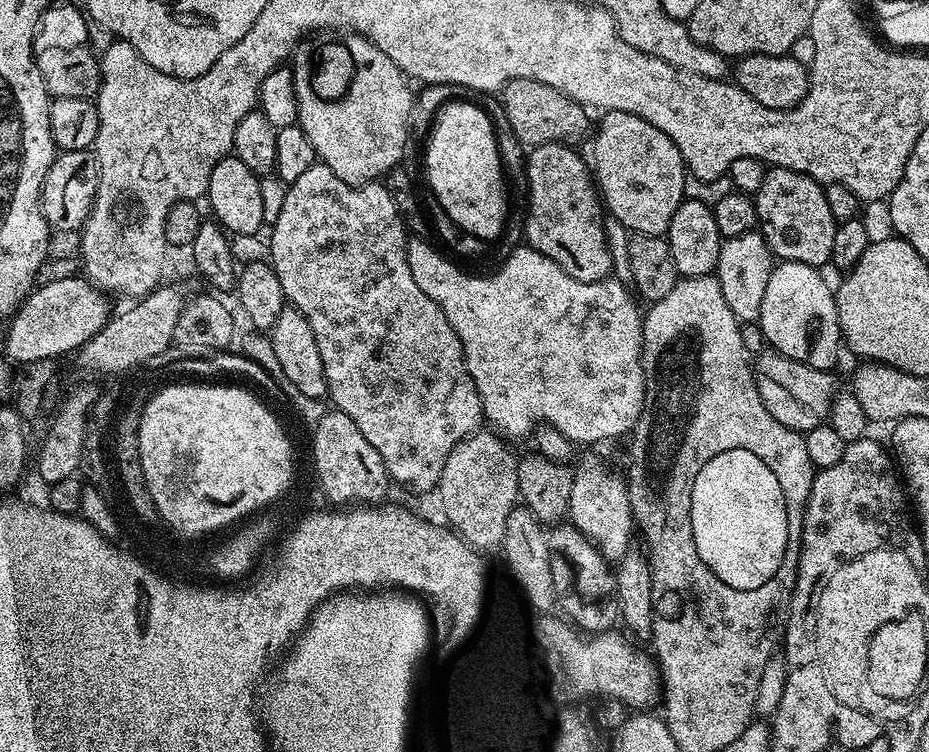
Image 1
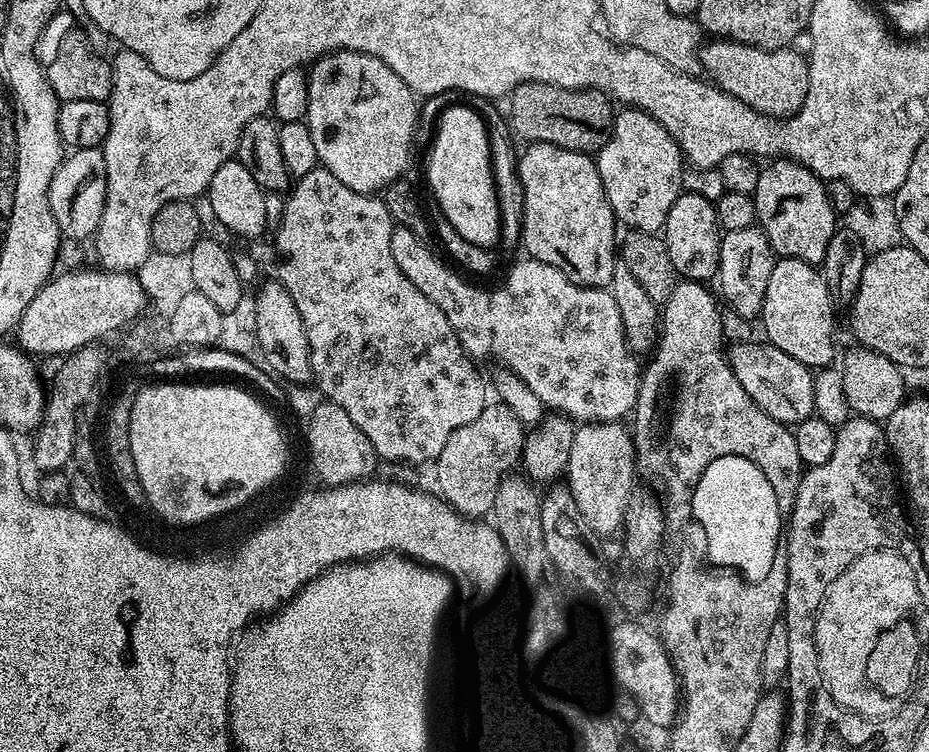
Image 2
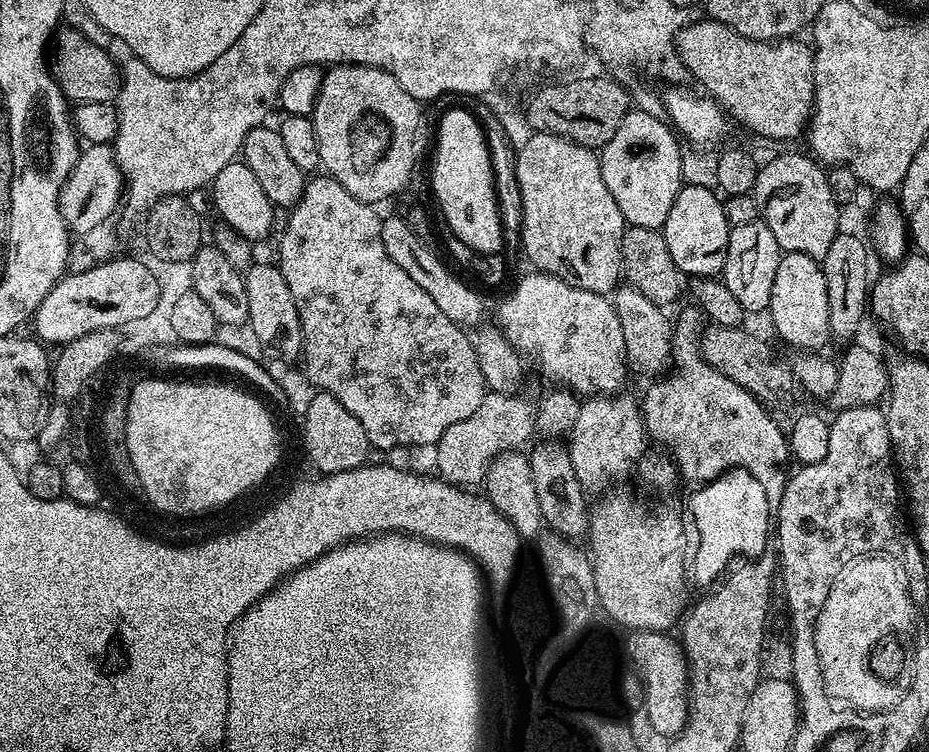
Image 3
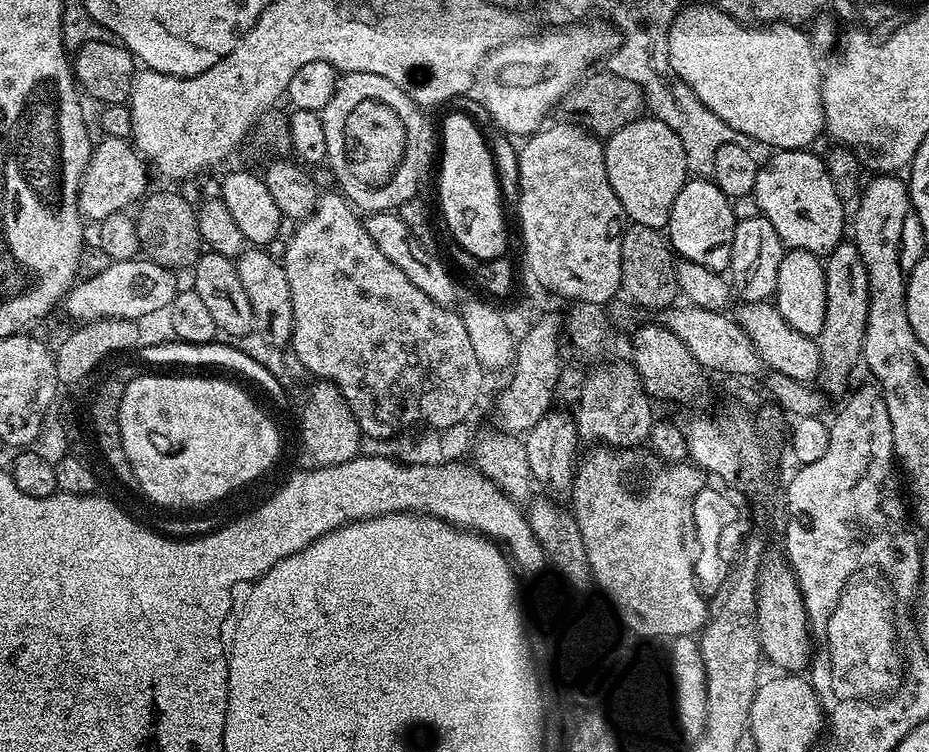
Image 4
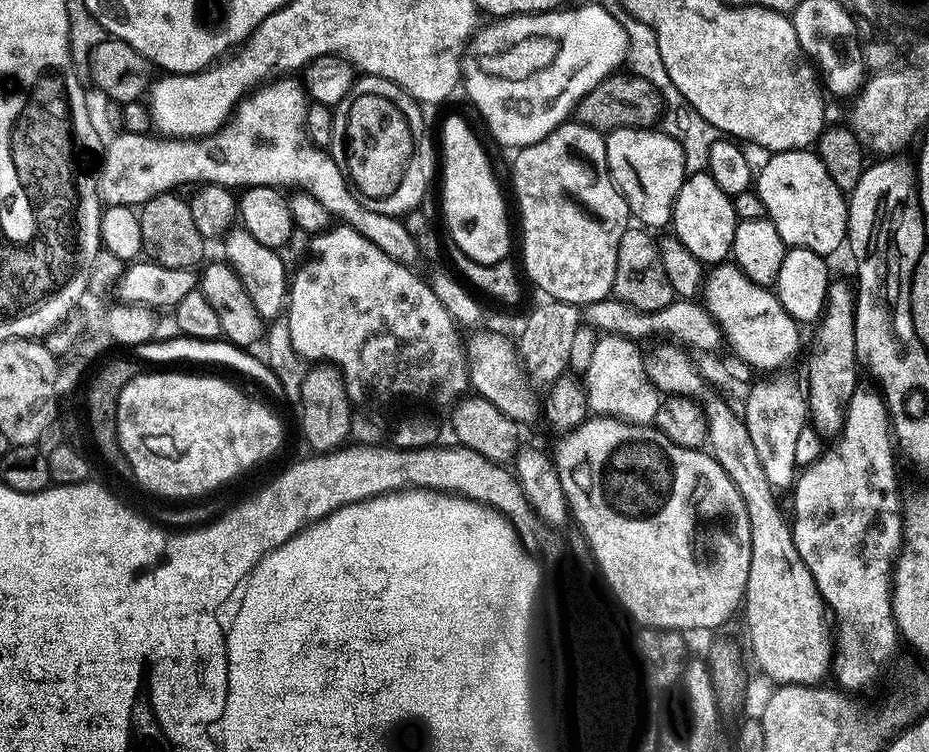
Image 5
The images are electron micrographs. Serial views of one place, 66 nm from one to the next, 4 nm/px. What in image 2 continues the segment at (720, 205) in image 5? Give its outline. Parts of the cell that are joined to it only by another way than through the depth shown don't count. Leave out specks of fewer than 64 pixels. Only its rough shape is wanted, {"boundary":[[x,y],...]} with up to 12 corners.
{"boundary":[[681,191],[662,239],[677,277],[720,271],[715,203]]}

